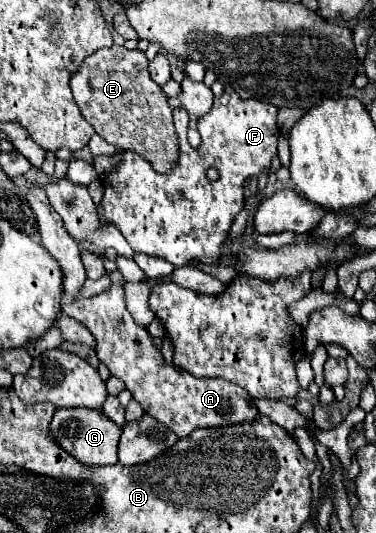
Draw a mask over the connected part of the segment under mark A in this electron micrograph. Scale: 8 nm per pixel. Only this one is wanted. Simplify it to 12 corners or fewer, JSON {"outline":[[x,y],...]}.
{"outline":[[112,283],[62,313],[144,413],[180,439],[258,415],[224,379],[164,363]]}

